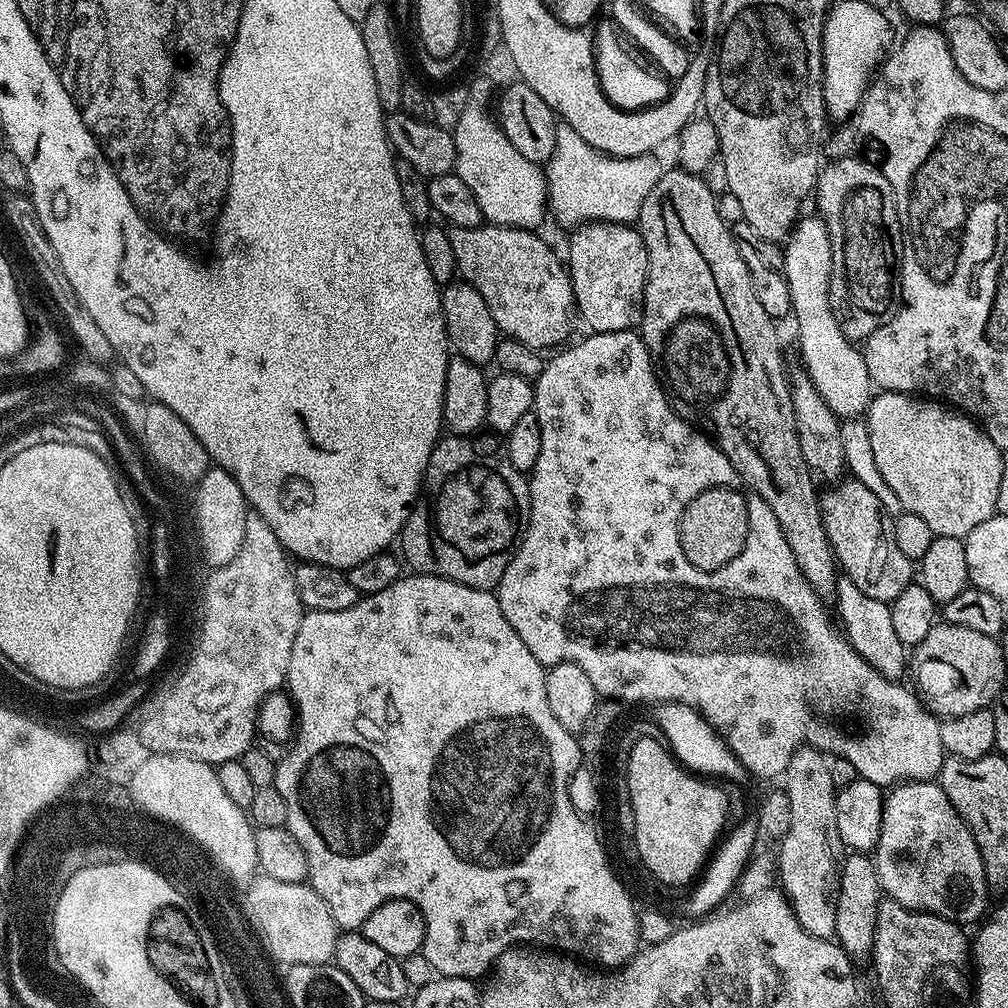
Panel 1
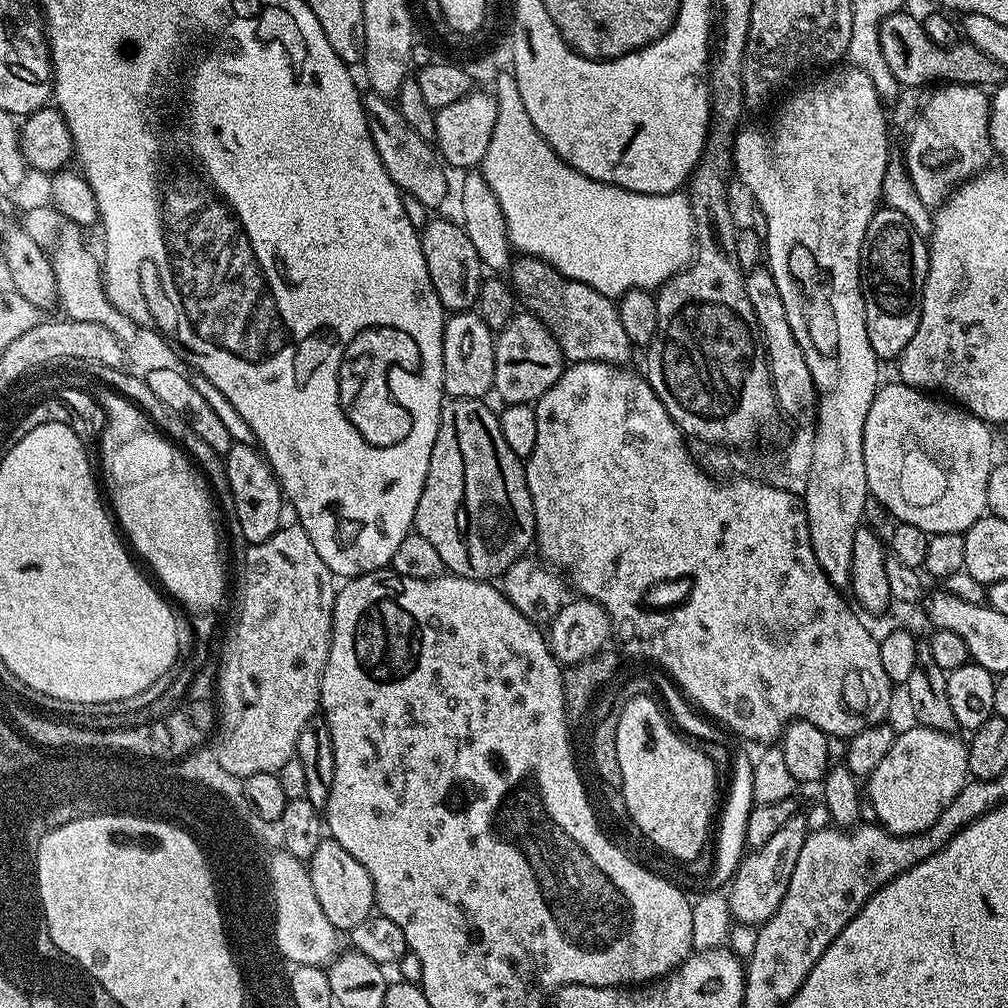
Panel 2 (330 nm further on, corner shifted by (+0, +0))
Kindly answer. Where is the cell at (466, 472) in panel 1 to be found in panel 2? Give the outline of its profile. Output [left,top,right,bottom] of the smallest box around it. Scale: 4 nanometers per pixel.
[414,399,536,582]

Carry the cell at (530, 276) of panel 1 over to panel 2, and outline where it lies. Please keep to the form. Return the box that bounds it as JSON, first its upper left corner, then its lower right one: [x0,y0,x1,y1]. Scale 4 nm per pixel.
[510,254,634,365]

